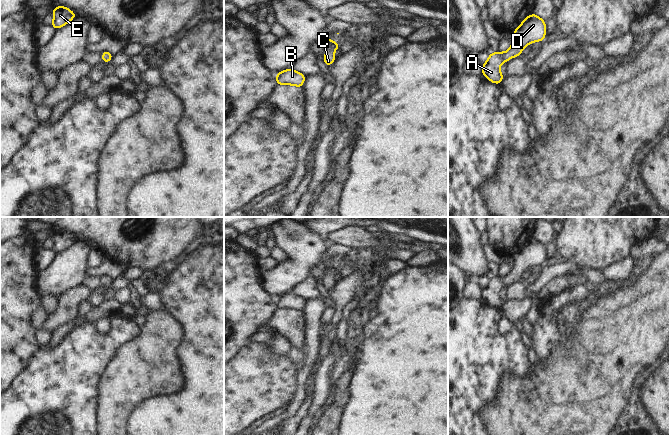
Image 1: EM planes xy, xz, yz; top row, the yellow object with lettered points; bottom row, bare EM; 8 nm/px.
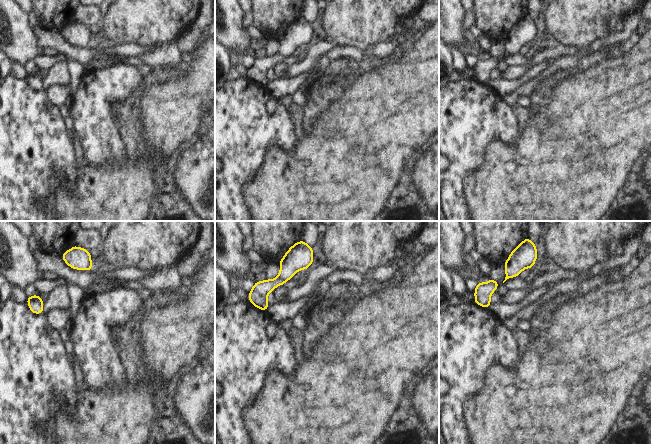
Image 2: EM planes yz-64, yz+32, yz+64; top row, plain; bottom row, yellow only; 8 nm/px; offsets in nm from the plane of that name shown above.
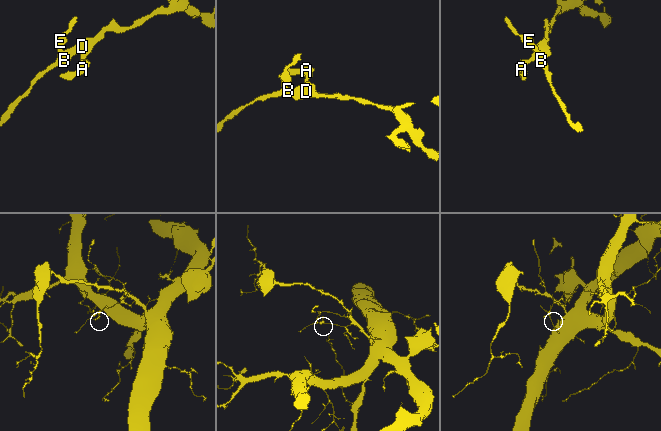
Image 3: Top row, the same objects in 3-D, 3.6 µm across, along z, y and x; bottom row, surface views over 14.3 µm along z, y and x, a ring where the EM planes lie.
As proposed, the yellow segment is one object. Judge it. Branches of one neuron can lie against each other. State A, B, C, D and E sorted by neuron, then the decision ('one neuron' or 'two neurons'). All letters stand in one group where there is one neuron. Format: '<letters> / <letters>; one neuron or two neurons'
A B C D E; one neuron

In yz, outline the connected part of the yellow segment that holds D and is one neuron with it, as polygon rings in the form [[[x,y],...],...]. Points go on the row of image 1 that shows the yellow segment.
[[[529,15],[514,30],[514,41],[510,49],[505,52],[495,52],[489,55],[486,63],[482,64],[482,74],[489,81],[500,84],[503,75],[500,73],[500,66],[503,62],[508,62],[510,58],[520,56],[522,49],[532,42],[543,41],[546,34],[546,24],[539,16]]]

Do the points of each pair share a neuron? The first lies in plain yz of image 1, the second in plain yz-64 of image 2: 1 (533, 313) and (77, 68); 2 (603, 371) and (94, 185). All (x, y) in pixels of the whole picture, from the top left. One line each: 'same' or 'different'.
1: same
2: same

